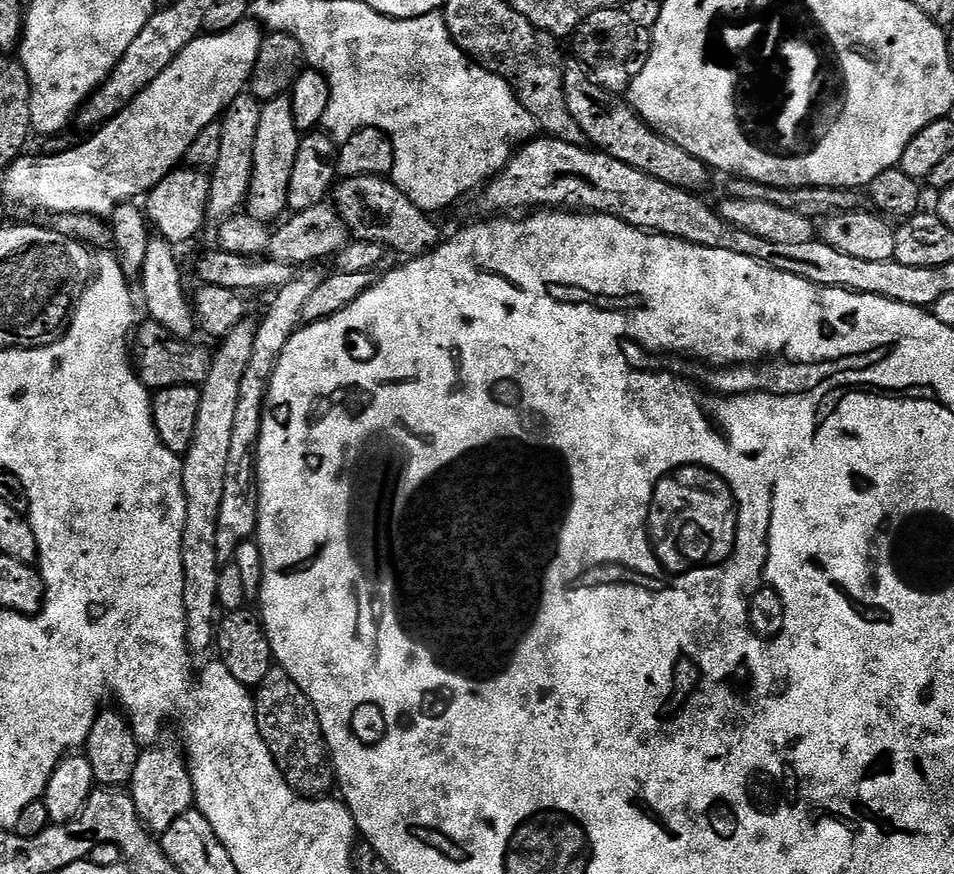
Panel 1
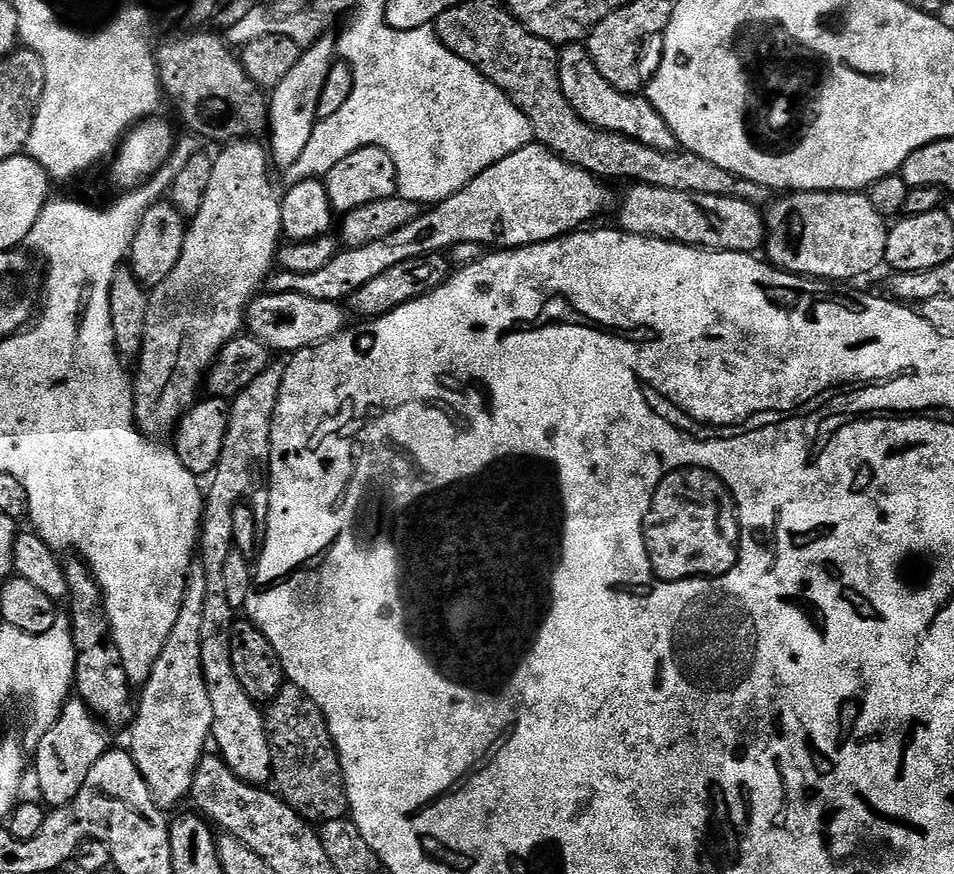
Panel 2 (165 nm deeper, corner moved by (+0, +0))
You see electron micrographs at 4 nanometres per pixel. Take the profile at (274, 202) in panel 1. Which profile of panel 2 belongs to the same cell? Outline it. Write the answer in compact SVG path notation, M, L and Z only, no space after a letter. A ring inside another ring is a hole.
M325 34L309 43L307 47L301 51L298 62L294 65L294 70L290 70L290 74L286 74L286 78L282 78L282 82L278 82L278 86L271 89L270 107L268 110L268 130L267 139L272 139L272 148L270 144L270 156L280 170L286 170L291 164L296 162L298 158L302 158L302 150L306 150L306 142L310 142L310 134L314 134L317 126L318 114L318 98L322 96L322 86L326 84L326 74L330 74L334 63L334 57L337 55L336 40L331 35Z

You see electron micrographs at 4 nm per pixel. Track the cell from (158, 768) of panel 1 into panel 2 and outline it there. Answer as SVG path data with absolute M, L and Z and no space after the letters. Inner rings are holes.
M193 567L188 577L188 589L184 595L182 610L178 614L178 622L174 622L174 626L167 629L164 649L152 668L152 673L148 675L148 681L142 685L141 692L144 693L141 696L139 693L136 719L130 728L132 760L138 766L146 786L150 786L157 806L165 810L171 810L175 804L189 799L196 771L206 755L204 747L212 740L214 706L210 702L210 690L202 666L202 620L209 597L208 578L203 567Z

